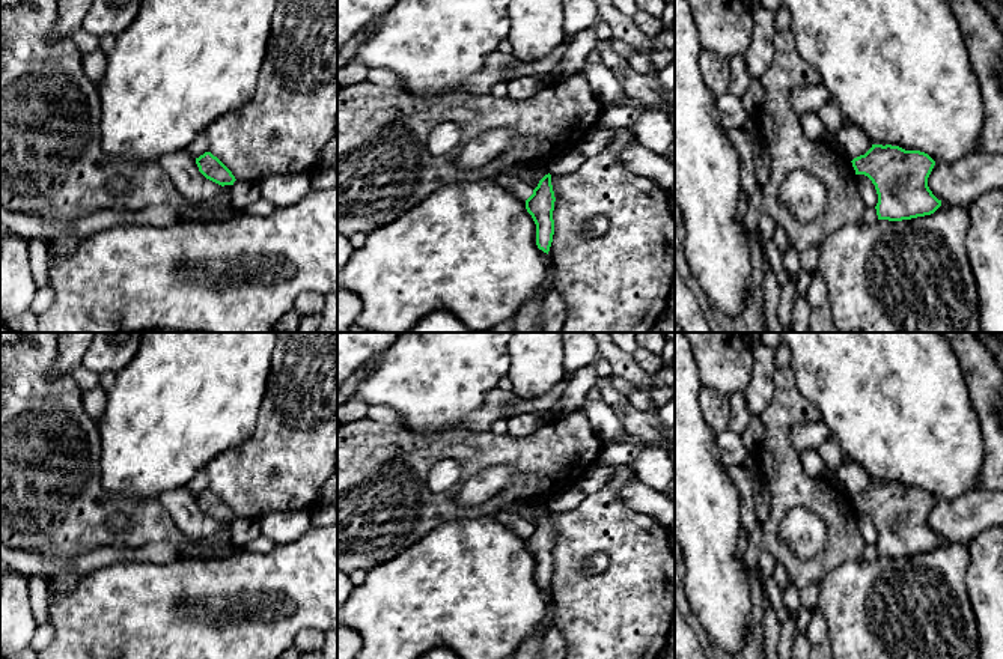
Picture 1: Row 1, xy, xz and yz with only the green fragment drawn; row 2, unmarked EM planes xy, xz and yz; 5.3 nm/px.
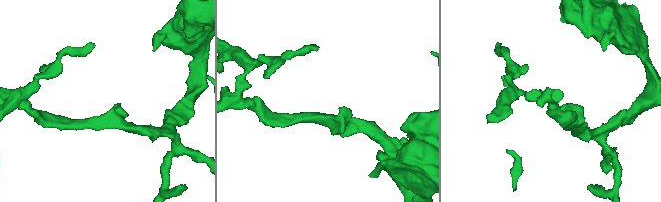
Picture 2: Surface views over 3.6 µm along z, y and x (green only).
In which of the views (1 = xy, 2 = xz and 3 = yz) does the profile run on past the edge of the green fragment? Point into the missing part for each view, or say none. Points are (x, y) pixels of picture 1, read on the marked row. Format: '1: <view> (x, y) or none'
1: none
2: none
3: none

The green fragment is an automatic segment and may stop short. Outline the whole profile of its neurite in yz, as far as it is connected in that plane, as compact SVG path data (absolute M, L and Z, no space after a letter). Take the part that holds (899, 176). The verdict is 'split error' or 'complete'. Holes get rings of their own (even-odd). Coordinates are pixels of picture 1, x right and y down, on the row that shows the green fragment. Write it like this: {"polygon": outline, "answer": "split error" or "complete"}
{"polygon": "M872 144L851 162L855 175L867 176L875 185L878 220L911 220L931 215L941 206L928 187L935 161L925 152Z", "answer": "complete"}

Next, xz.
{"polygon": "M548 173L539 181L533 194L526 200L526 209L536 224L536 245L547 254L554 235L554 202L556 197L551 185L551 175Z", "answer": "complete"}

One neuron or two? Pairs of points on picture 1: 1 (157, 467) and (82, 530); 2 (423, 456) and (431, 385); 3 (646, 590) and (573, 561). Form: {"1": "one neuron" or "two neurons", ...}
{"1": "two neurons", "2": "two neurons", "3": "one neuron"}

